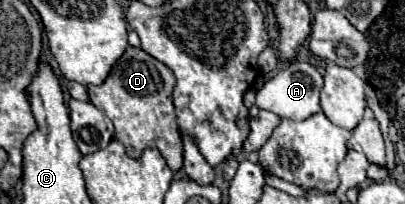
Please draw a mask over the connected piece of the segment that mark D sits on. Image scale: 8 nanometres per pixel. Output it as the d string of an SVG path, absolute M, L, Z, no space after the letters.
M128 47L112 67L106 81L102 85L88 87L88 95L90 103L104 111L114 123L114 139L124 143L128 157L138 159L146 147L156 147L166 159L166 165L172 171L178 171L182 165L182 139L178 135L172 89L174 75L164 63L142 49Z

